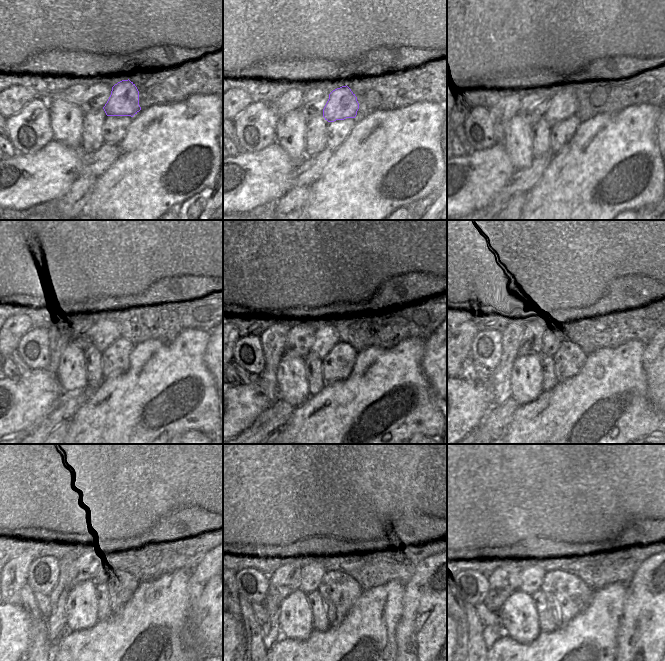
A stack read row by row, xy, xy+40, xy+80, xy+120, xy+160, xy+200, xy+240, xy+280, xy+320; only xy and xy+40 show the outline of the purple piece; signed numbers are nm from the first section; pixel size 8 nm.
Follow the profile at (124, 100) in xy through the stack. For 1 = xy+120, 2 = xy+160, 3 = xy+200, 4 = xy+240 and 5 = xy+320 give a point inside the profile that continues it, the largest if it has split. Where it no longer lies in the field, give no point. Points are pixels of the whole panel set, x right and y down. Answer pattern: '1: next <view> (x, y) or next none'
1: next xy+120 (105, 332)
2: next xy+160 (326, 336)
3: next xy+200 (551, 339)
4: next xy+240 (100, 569)
5: next xy+320 (532, 577)

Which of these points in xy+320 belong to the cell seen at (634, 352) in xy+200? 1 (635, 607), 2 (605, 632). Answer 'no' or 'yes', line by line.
1: no
2: yes

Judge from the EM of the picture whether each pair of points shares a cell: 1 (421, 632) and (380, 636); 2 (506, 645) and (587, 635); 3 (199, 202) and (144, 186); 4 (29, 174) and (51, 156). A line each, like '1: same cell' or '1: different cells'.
1: different cells
2: same cell
3: different cells
4: same cell

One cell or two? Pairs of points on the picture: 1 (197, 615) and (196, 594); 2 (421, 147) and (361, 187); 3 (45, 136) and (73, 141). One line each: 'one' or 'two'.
1: one
2: one
3: two

